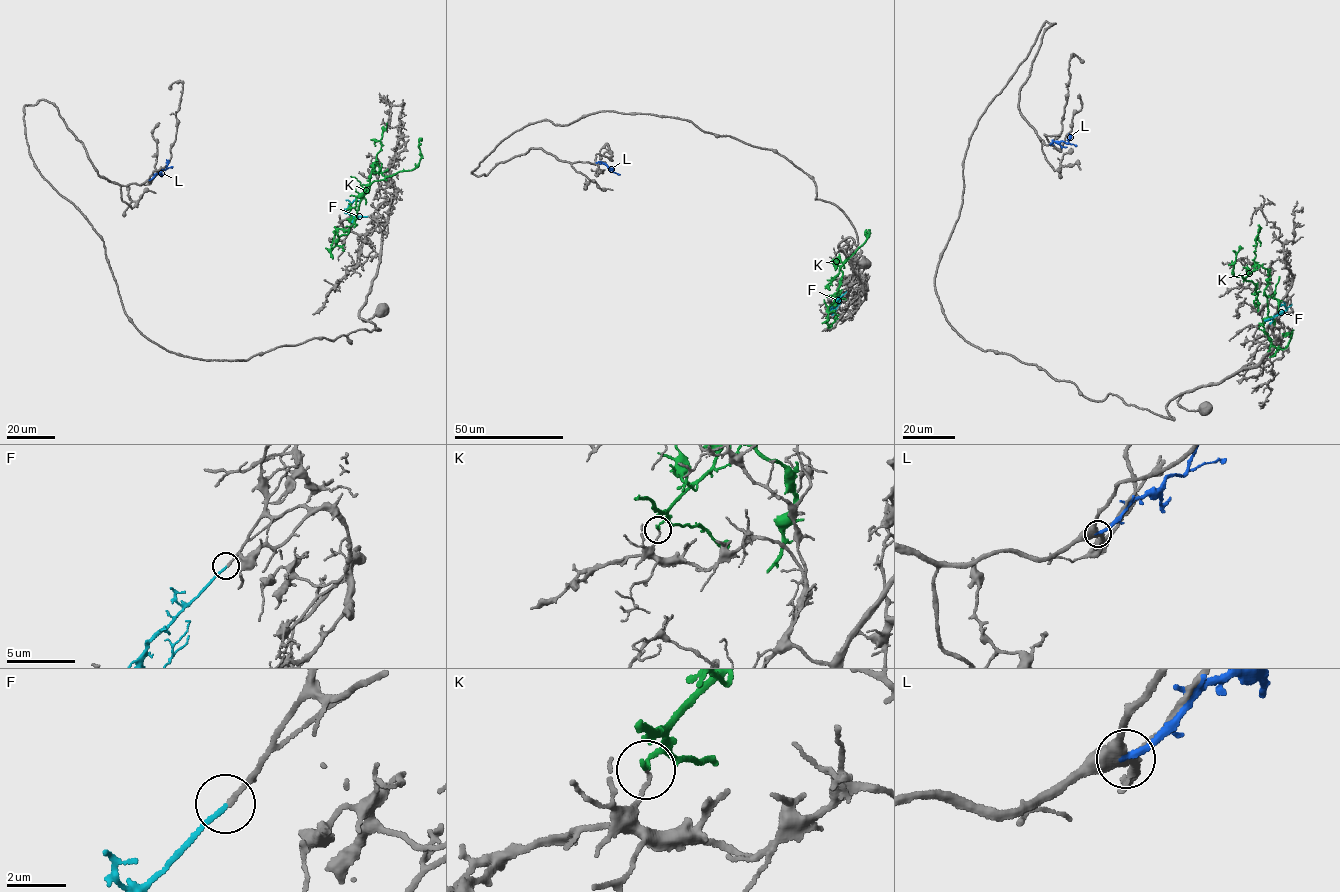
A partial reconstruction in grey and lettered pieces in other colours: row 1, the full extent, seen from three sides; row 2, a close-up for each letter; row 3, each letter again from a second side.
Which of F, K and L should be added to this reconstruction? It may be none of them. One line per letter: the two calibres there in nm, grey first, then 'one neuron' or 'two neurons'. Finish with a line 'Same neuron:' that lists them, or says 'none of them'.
F: 190/160 nm | one neuron
K: 110/140 nm | two neurons
L: 440/240 nm | two neurons
Same neuron: F

